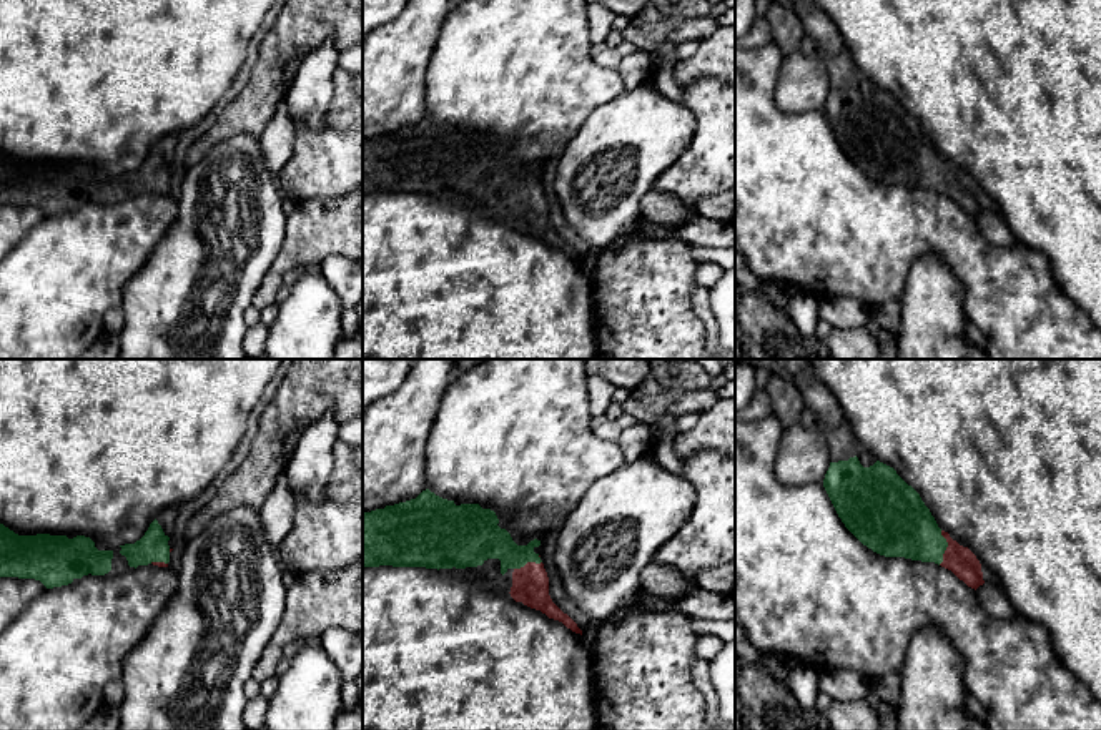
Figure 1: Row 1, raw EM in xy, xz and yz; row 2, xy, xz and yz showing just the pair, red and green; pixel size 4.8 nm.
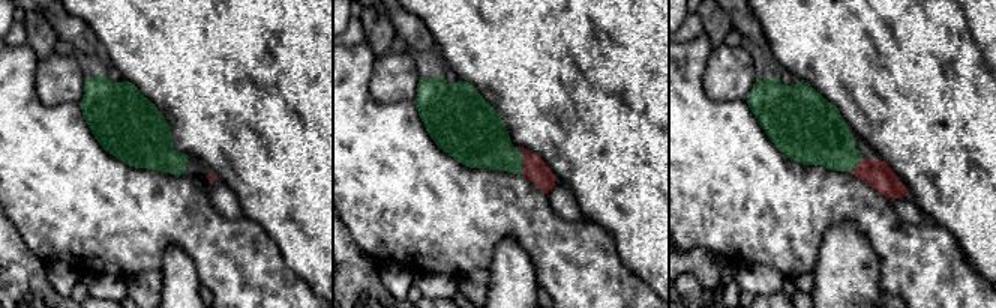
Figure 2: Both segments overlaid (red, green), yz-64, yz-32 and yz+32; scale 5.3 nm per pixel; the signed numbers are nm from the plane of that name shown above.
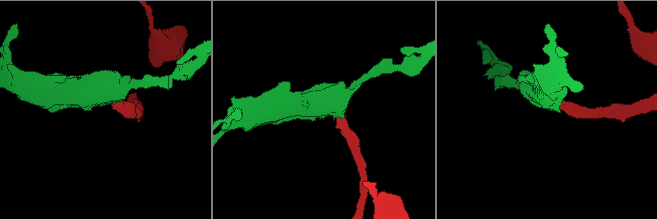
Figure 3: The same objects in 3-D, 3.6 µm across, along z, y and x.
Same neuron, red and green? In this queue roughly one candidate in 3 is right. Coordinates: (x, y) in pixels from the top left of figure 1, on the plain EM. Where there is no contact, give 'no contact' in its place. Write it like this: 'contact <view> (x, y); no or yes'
contact yz (947, 175); yes

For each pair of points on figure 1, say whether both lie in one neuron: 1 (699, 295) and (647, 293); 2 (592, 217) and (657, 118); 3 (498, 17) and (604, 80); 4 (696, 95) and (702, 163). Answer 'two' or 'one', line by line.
1: two
2: one
3: one
4: one

